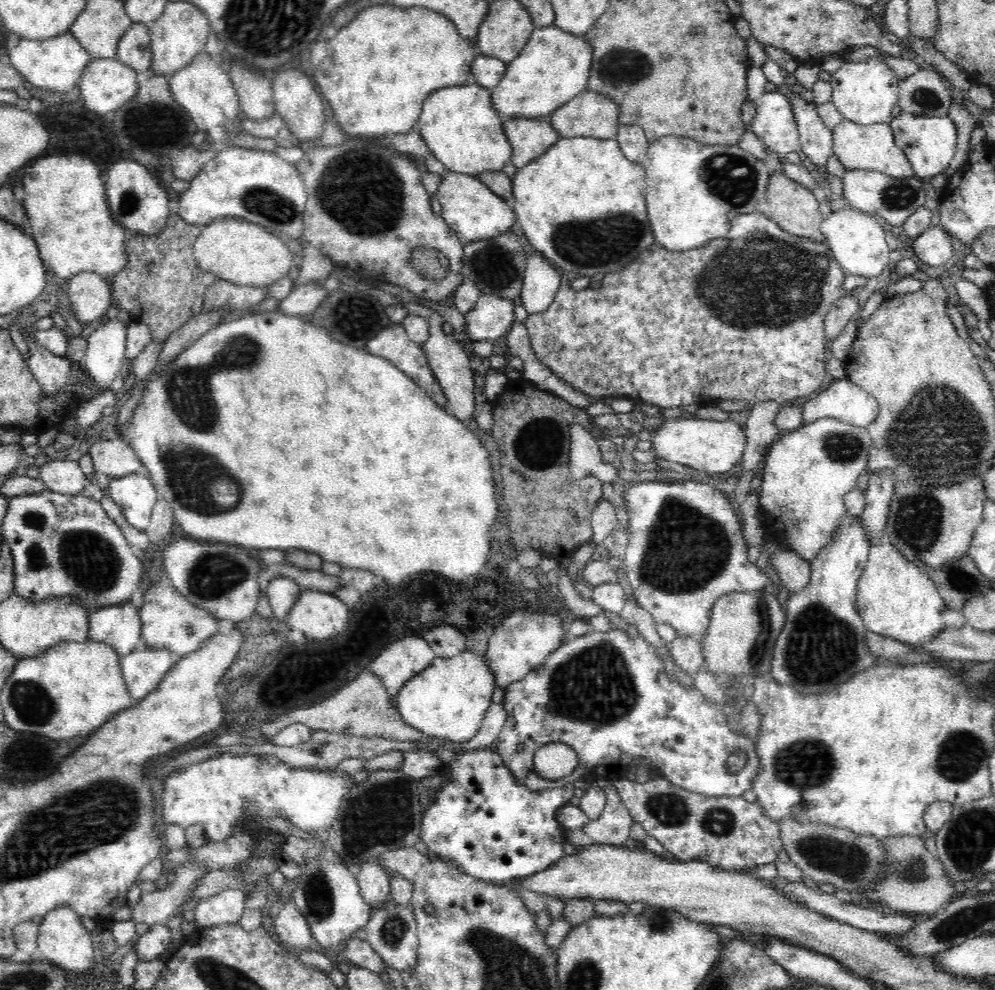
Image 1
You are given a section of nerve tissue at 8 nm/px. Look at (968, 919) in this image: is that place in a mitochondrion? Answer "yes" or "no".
yes

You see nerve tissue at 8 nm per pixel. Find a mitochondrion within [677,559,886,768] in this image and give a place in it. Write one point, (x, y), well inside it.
(822, 648)

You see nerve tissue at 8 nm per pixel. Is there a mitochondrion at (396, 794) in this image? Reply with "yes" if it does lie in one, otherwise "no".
yes

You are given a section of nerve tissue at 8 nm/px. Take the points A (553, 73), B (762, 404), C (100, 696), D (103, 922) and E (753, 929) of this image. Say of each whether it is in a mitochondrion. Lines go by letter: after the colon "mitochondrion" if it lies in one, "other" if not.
A: other
B: other
C: other
D: other
E: other

